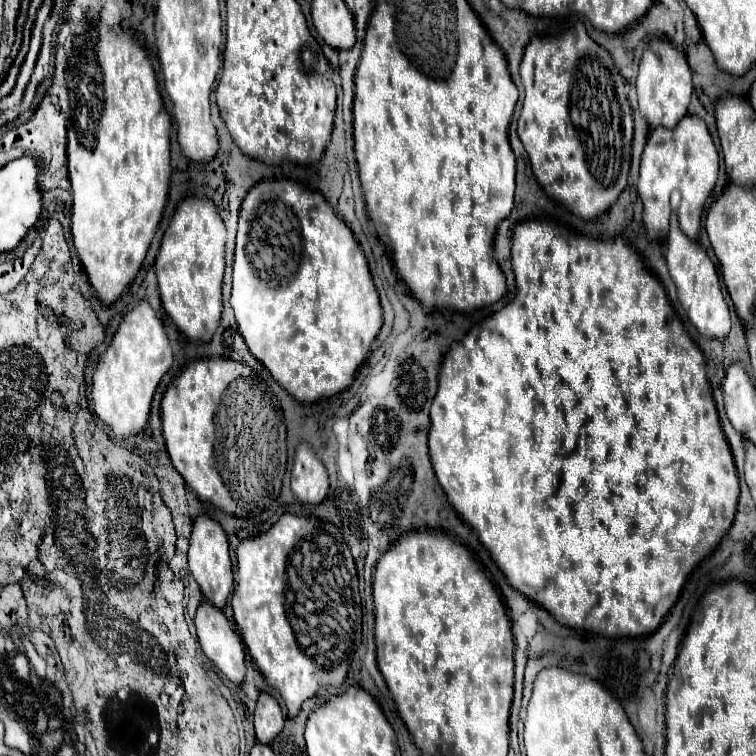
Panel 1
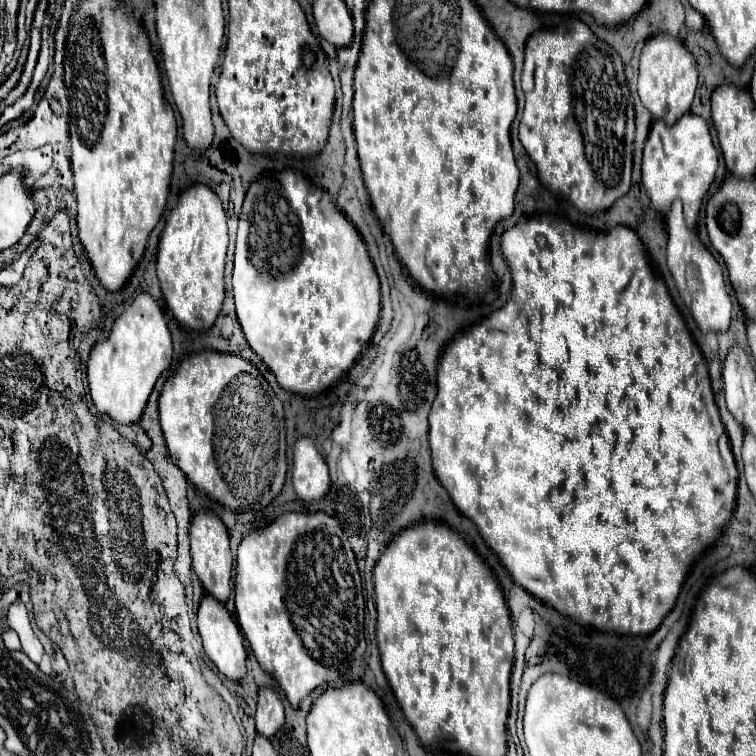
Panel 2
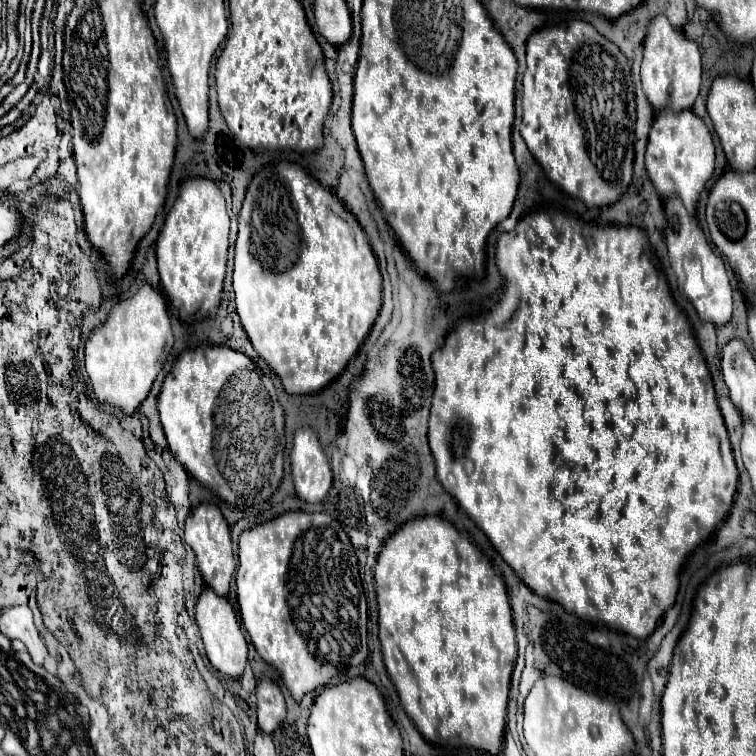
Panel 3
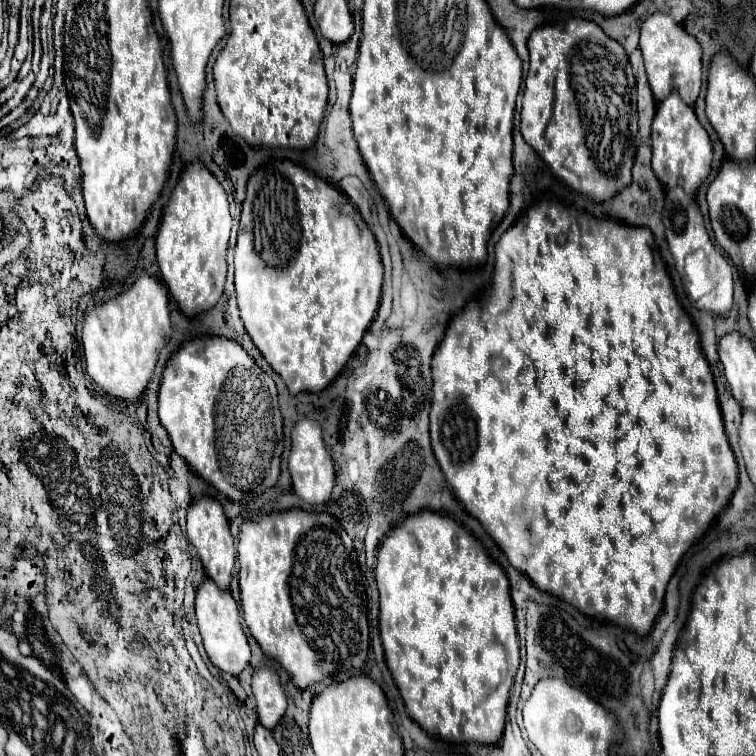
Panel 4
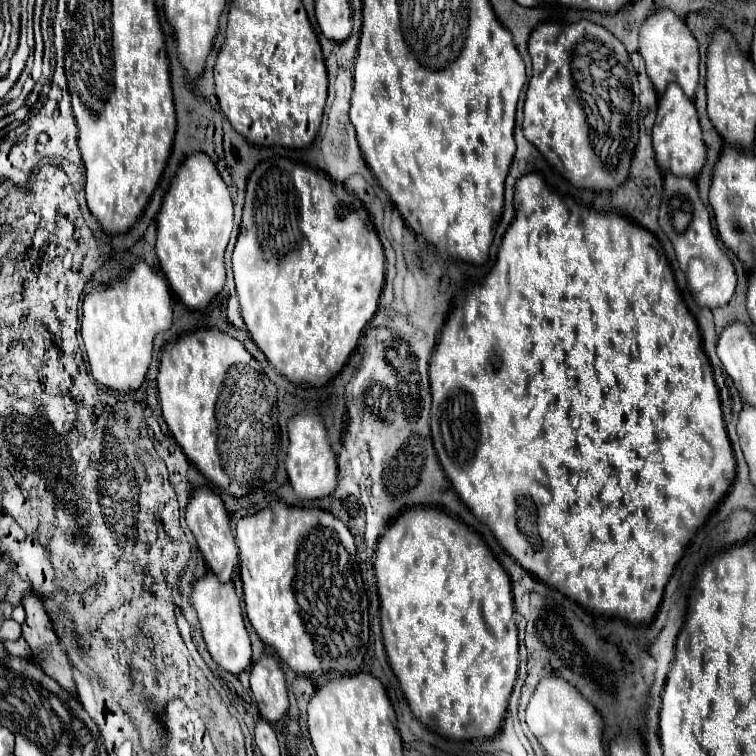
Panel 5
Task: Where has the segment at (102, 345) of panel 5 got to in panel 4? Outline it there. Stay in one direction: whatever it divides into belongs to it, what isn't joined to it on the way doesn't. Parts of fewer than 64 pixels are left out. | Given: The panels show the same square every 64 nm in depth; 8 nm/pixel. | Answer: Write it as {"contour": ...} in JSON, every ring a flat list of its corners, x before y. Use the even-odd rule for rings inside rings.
{"contour":[[142,274,132,288,128,288,124,294,118,298,104,302,102,306,90,306,86,312,86,322,84,322,84,334,82,334,82,344,84,344,84,358,86,358,86,372,96,384,96,388,112,398,124,400,124,402,138,402,142,392,146,390,160,350,168,344,172,336,170,328,170,306,168,306,168,292,162,286,160,280]]}

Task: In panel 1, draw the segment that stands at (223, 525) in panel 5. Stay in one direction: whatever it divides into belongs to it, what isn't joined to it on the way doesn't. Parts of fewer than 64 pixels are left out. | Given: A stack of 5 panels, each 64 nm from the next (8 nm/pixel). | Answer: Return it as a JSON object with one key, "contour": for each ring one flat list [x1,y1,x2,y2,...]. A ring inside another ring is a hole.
{"contour":[[198,516,192,528,192,538,190,538,190,548,188,548,188,570,198,582,204,598,214,604,216,608,224,608,232,584,234,584,234,572,232,572,232,562,228,556,228,538,226,532,218,522,214,522,208,516]]}

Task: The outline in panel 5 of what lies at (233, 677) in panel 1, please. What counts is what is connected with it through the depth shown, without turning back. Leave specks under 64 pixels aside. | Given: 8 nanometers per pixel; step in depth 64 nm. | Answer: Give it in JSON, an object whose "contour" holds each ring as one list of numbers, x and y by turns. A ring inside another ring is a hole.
{"contour":[[208,572,204,578,200,578,196,584,192,584,190,600,196,608,202,636,204,636,204,642,206,642,206,648,208,648,212,660,220,668,224,668,226,672,232,672,232,674,240,674,242,670,246,670,250,666,252,650,250,650,250,638,246,632,246,626,244,626,244,618,242,618,240,598,234,592,234,584,232,582,222,584,212,572]]}

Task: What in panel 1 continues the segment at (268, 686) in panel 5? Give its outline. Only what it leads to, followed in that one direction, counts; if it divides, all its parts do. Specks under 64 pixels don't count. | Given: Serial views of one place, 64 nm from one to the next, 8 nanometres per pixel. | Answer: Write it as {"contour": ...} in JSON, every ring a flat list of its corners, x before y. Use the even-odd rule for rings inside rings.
{"contour":[[262,692,258,702,256,702,256,712,254,712,254,730,256,730,256,740,262,744,270,744,282,730,284,718,278,702]]}

